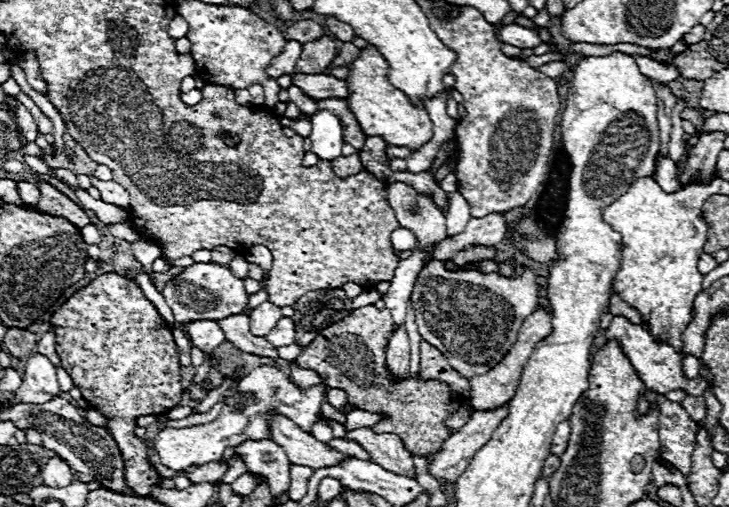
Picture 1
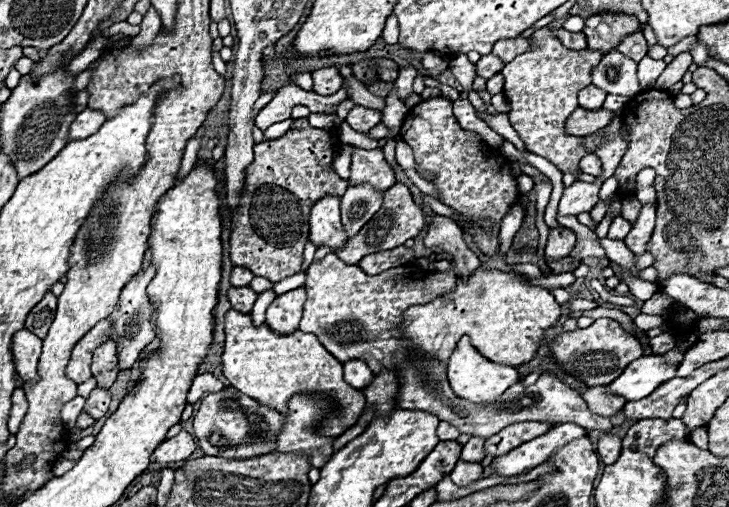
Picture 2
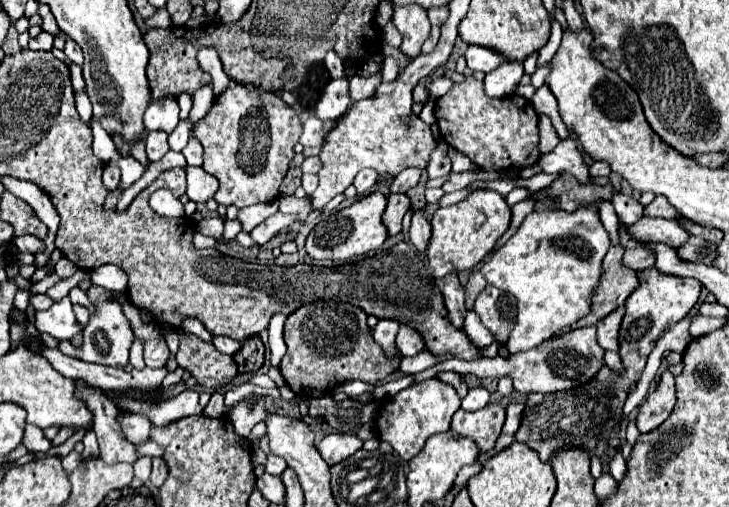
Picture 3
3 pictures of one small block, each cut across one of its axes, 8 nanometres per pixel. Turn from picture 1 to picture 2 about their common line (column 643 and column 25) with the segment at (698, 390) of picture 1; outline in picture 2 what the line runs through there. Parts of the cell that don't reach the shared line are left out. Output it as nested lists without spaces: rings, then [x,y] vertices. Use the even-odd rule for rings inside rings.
[[[22,328],[14,334],[12,340],[12,358],[14,366],[24,382],[34,382],[36,376],[36,366],[38,366],[38,356],[42,350],[42,340],[32,334],[30,330]]]

